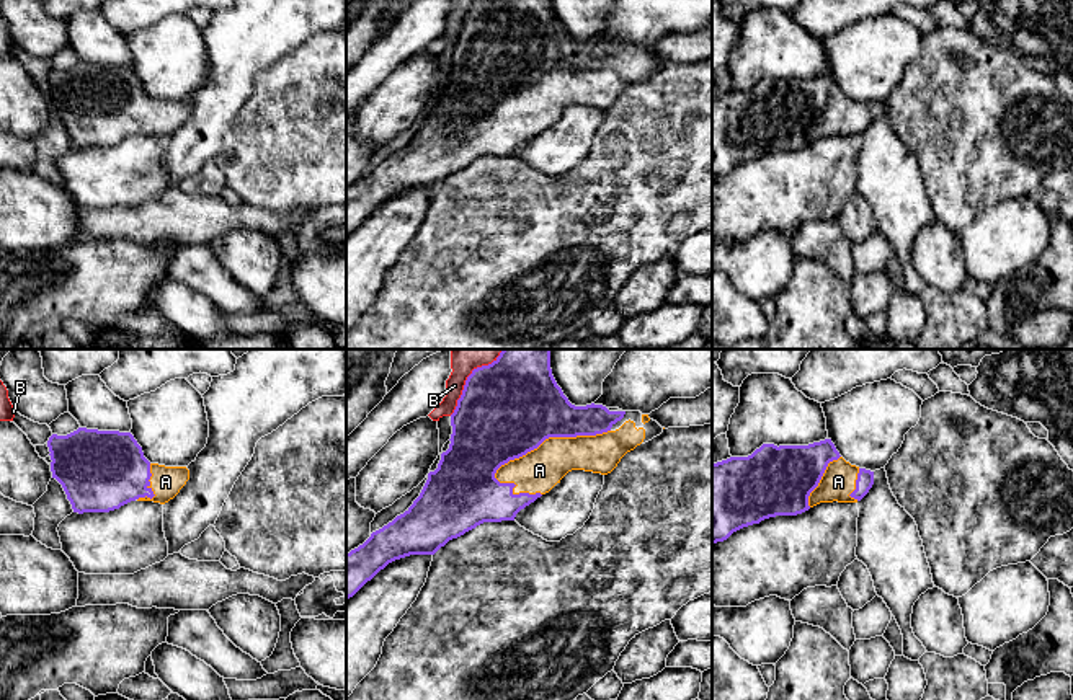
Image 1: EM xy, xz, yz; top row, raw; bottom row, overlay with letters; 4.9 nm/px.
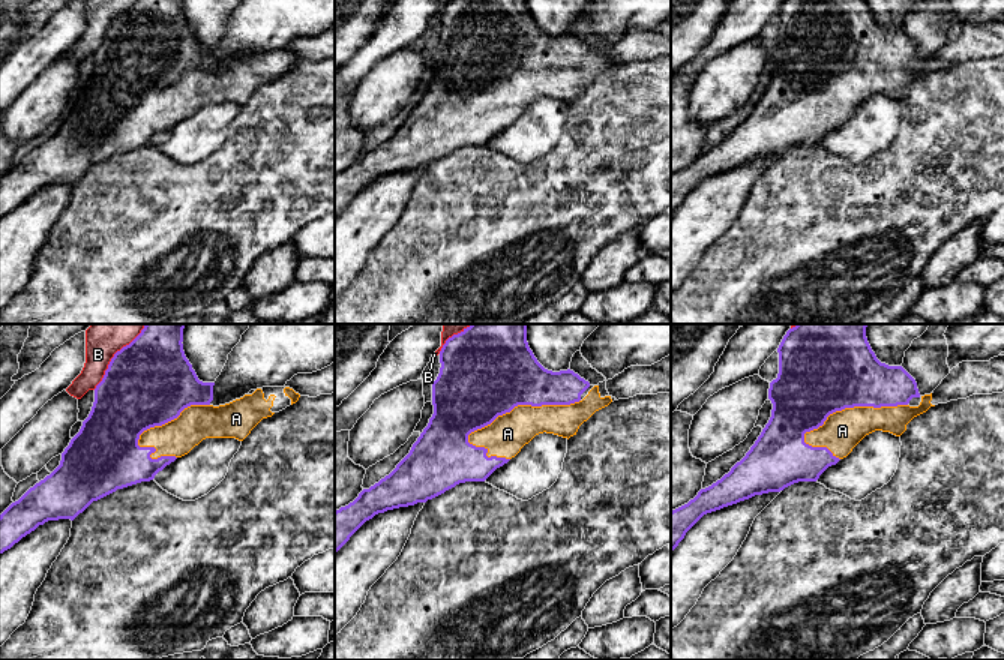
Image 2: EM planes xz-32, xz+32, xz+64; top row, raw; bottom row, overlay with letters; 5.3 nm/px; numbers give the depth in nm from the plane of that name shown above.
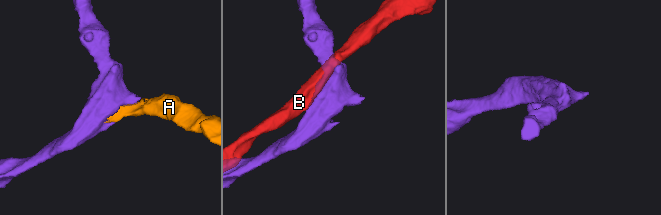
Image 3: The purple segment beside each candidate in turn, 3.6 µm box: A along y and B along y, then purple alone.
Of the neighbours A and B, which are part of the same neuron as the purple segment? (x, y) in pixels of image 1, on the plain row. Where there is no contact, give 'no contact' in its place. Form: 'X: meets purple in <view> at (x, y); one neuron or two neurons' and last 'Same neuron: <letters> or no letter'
A: meets purple in xz at (549, 70); one neuron
B: meets purple in xz at (464, 23); two neurons
Same neuron: A

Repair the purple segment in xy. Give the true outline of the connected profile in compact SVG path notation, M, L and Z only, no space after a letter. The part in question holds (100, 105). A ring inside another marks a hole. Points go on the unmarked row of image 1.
M78 62L47 75L51 106L73 147L109 147L131 135L165 139L189 114L186 101L150 98L131 67Z

